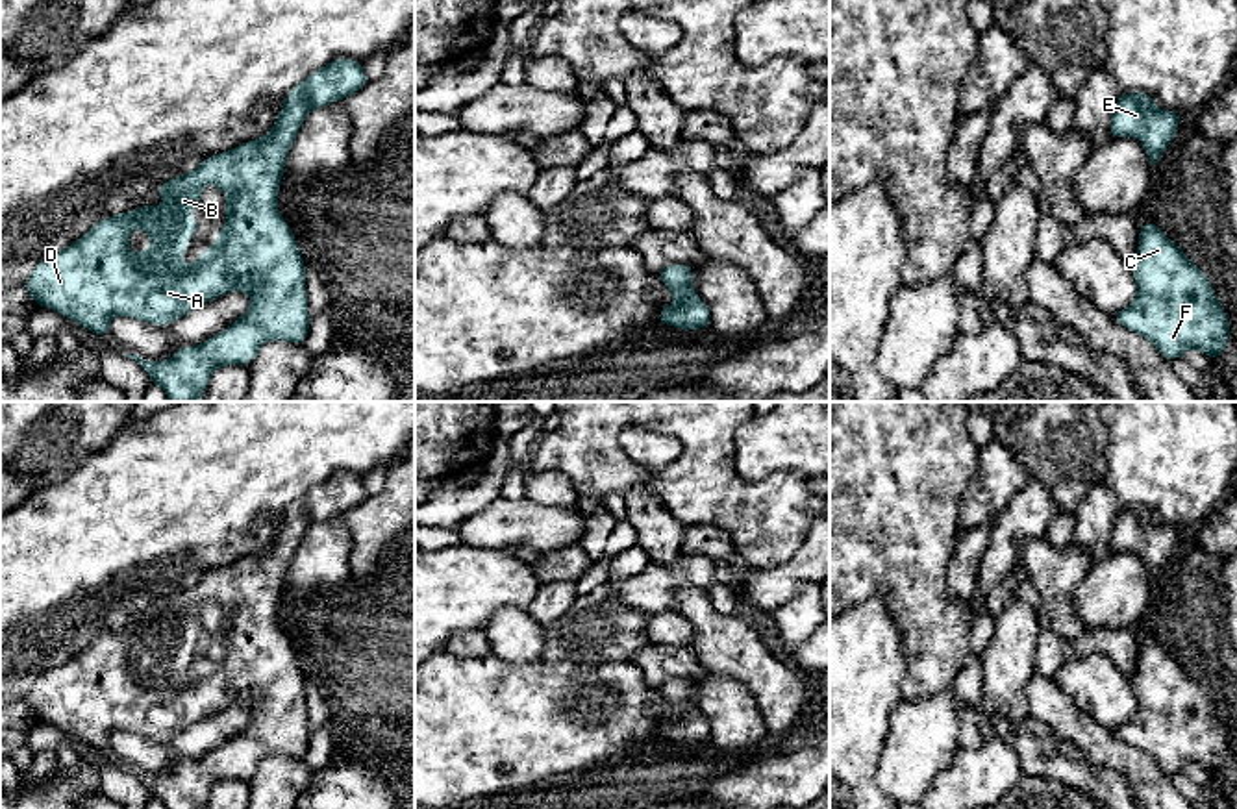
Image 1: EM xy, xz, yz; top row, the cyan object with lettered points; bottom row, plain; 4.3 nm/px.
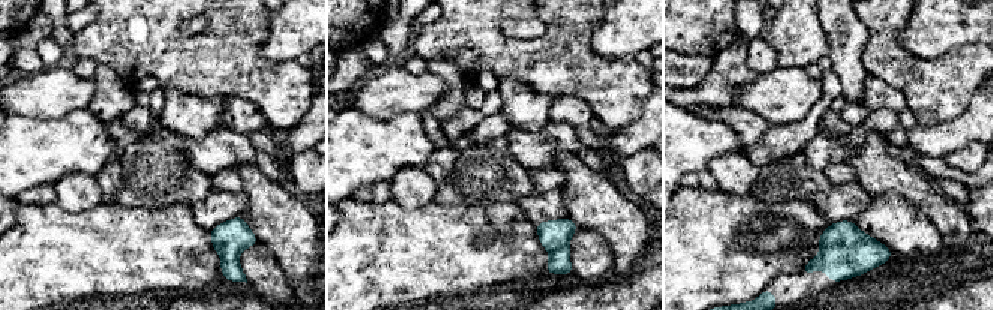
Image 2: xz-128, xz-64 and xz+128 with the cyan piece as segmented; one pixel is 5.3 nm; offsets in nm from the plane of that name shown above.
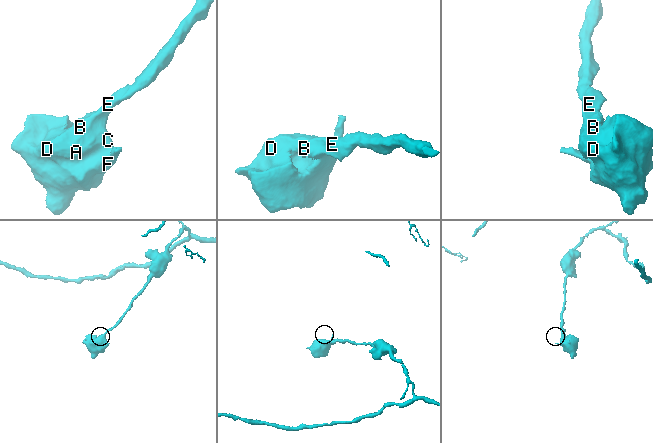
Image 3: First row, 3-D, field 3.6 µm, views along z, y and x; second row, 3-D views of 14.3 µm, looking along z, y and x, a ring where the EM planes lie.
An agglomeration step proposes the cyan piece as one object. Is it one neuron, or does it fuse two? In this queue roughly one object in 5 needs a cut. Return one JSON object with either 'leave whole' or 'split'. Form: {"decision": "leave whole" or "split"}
{"decision": "leave whole"}

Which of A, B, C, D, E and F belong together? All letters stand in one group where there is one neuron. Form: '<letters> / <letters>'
A B C D E F

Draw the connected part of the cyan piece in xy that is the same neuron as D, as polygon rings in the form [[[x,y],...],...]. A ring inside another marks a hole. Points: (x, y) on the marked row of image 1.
[[[337,57],[311,72],[285,94],[283,107],[267,135],[241,143],[224,154],[207,156],[193,172],[157,185],[163,205],[139,205],[135,213],[126,209],[117,217],[104,217],[76,243],[44,257],[24,283],[35,305],[54,309],[91,333],[107,337],[113,317],[169,326],[226,292],[250,294],[252,302],[243,317],[196,346],[180,346],[169,361],[124,355],[139,361],[150,381],[161,387],[170,402],[200,402],[215,368],[248,367],[267,341],[302,346],[309,333],[306,261],[276,204],[283,167],[307,113],[346,100],[367,83],[363,65],[348,57]],[[207,183],[215,183],[226,194],[226,226],[219,230],[217,243],[193,265],[185,265],[181,254],[202,226],[189,215],[196,209],[196,200],[204,196]],[[133,228],[141,228],[152,239],[152,246],[135,255],[130,254]]]

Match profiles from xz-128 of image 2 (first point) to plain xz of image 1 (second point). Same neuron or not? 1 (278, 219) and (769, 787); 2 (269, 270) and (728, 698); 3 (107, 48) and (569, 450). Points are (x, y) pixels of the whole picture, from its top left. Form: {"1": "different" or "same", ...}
{"1": "different", "2": "same", "3": "same"}

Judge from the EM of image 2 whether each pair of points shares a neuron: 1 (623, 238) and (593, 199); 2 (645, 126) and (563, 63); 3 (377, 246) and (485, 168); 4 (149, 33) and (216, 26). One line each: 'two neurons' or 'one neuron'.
1: one neuron
2: two neurons
3: two neurons
4: one neuron

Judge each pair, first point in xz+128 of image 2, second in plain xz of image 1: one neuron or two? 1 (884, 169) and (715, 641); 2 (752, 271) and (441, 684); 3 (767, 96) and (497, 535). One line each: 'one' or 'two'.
1: one
2: one
3: one

